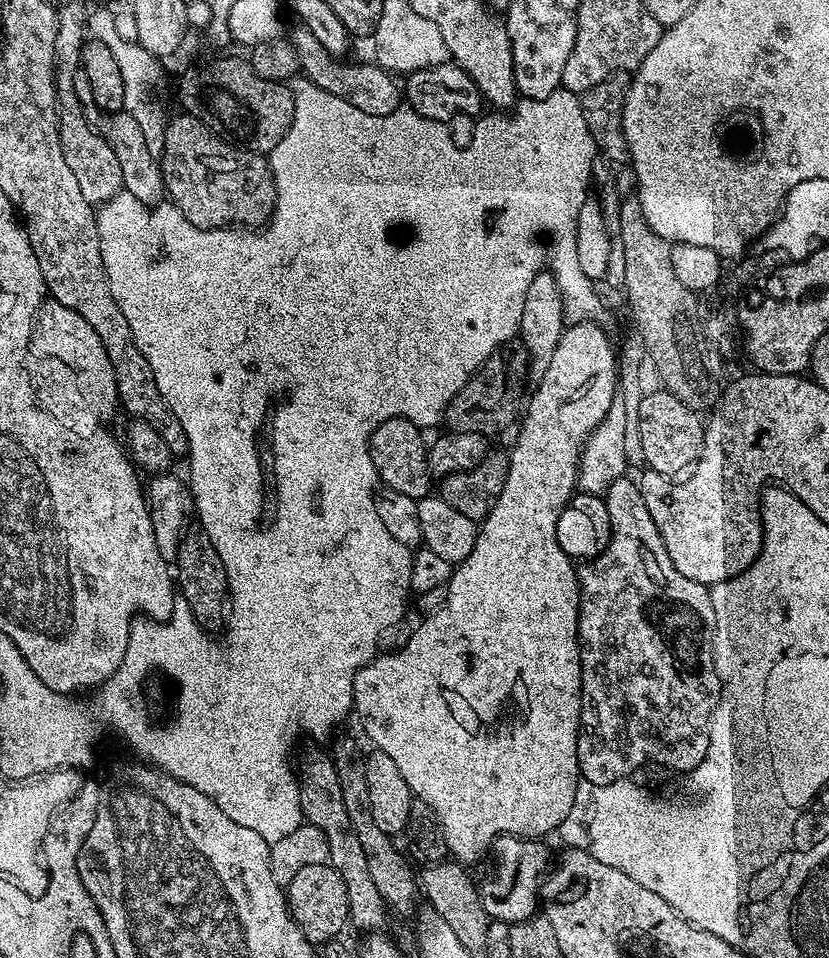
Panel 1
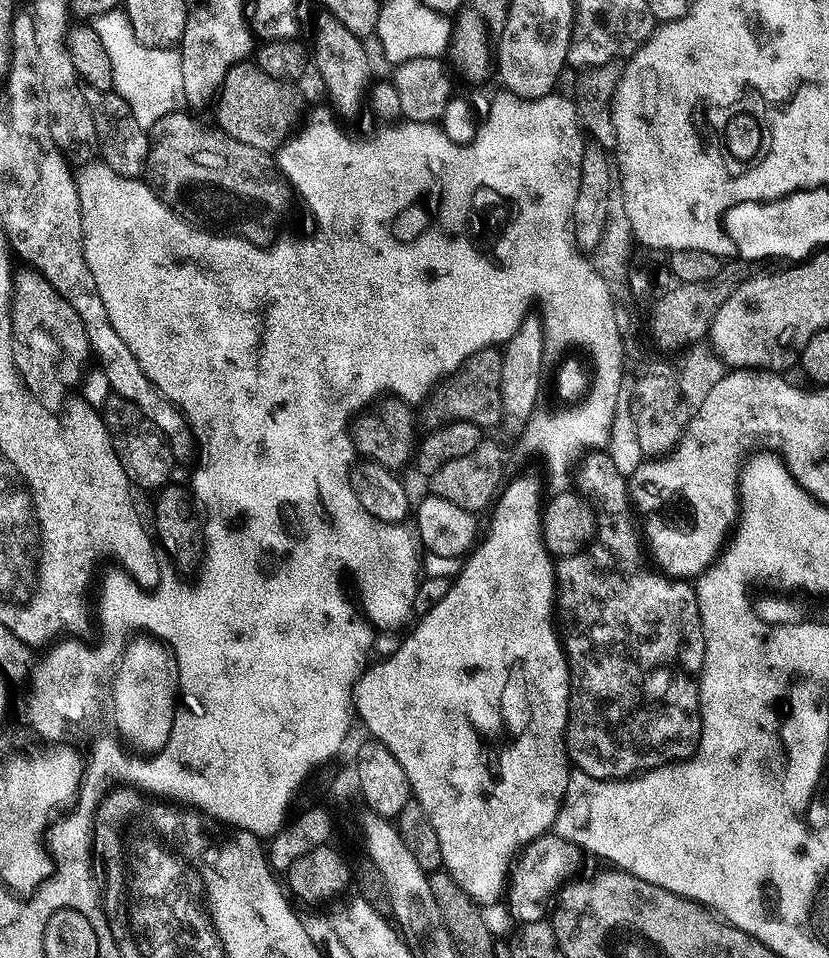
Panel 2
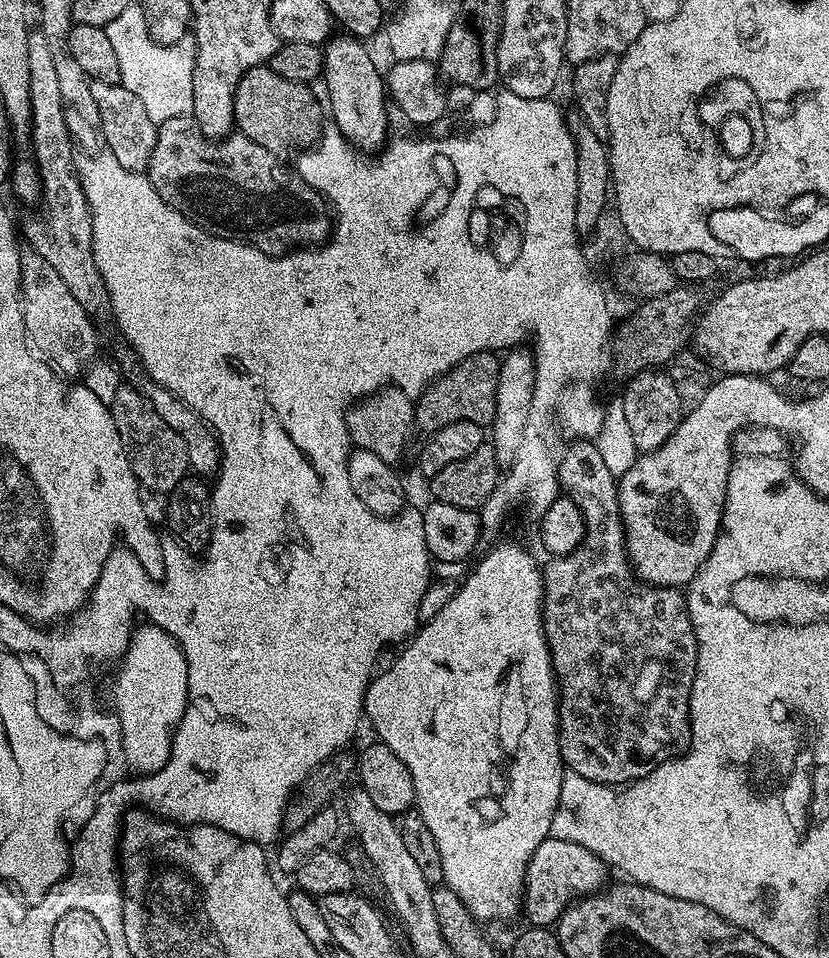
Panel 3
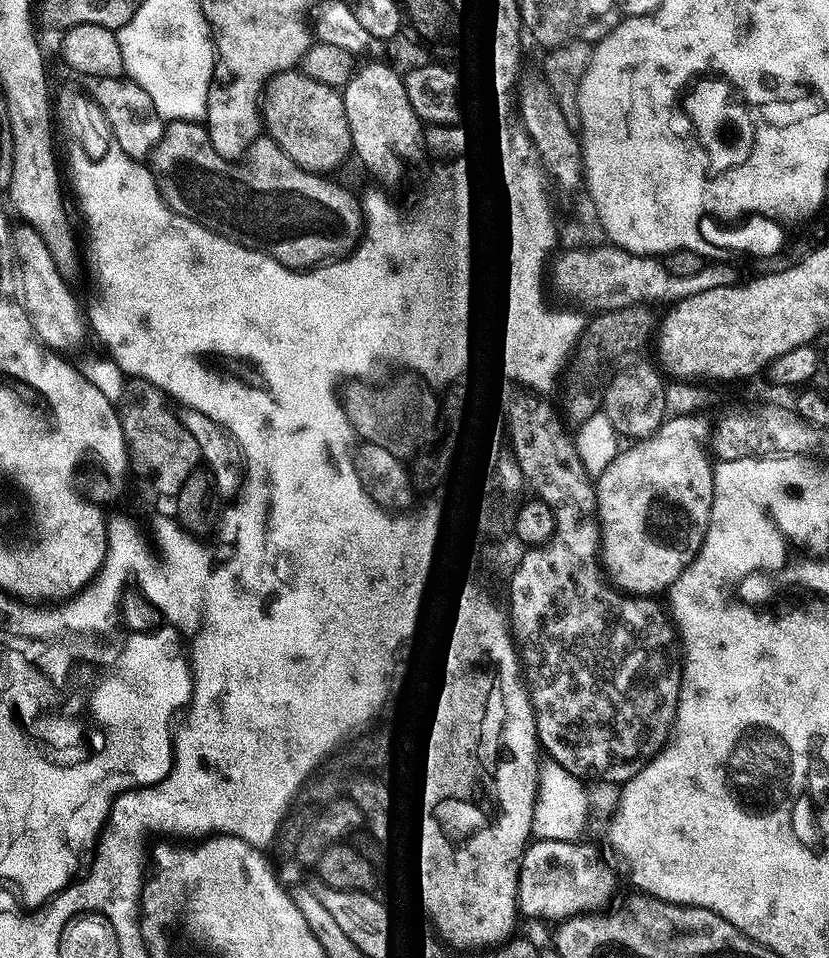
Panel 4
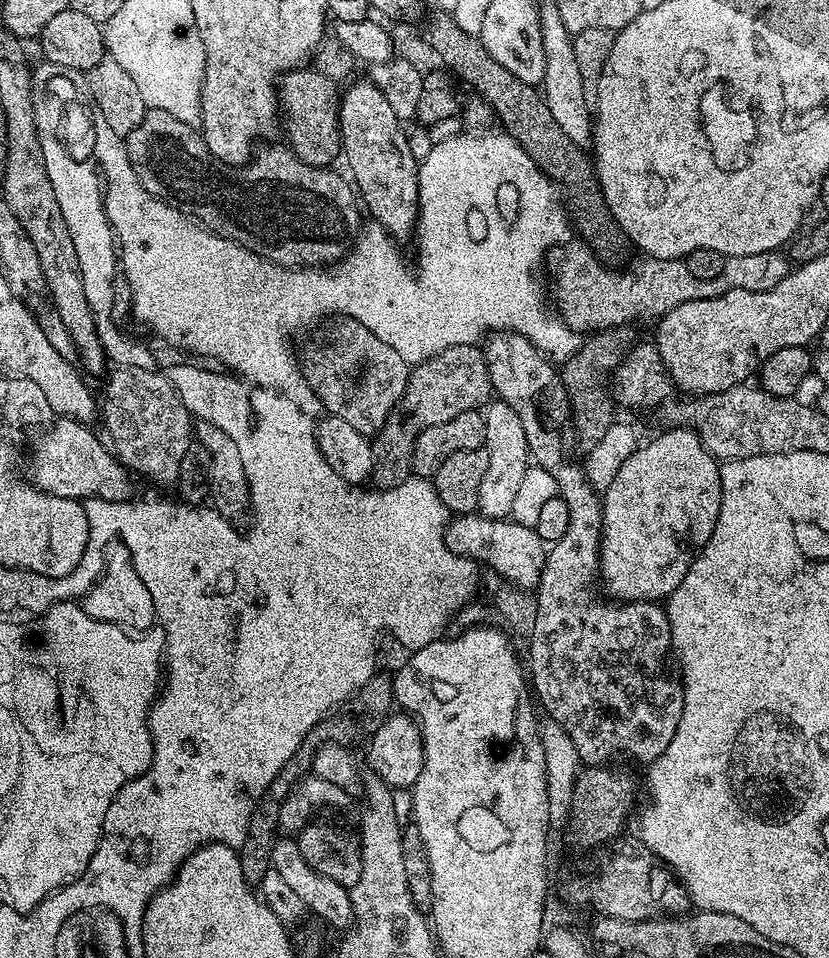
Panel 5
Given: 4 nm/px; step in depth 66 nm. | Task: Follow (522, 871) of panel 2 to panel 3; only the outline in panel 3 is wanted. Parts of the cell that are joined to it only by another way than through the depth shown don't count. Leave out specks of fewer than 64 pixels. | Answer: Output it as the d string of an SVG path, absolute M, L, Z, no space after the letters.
M555 838L541 839L532 851L522 877L524 908L532 915L531 923L536 926L551 925L573 903L572 892L583 893L587 884L596 884L603 878L604 871L605 865L599 859L590 858L581 844Z

